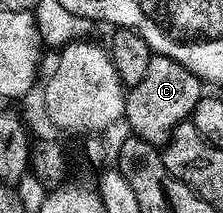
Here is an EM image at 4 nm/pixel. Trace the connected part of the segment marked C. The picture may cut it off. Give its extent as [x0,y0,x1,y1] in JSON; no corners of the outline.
[123,55,205,147]

